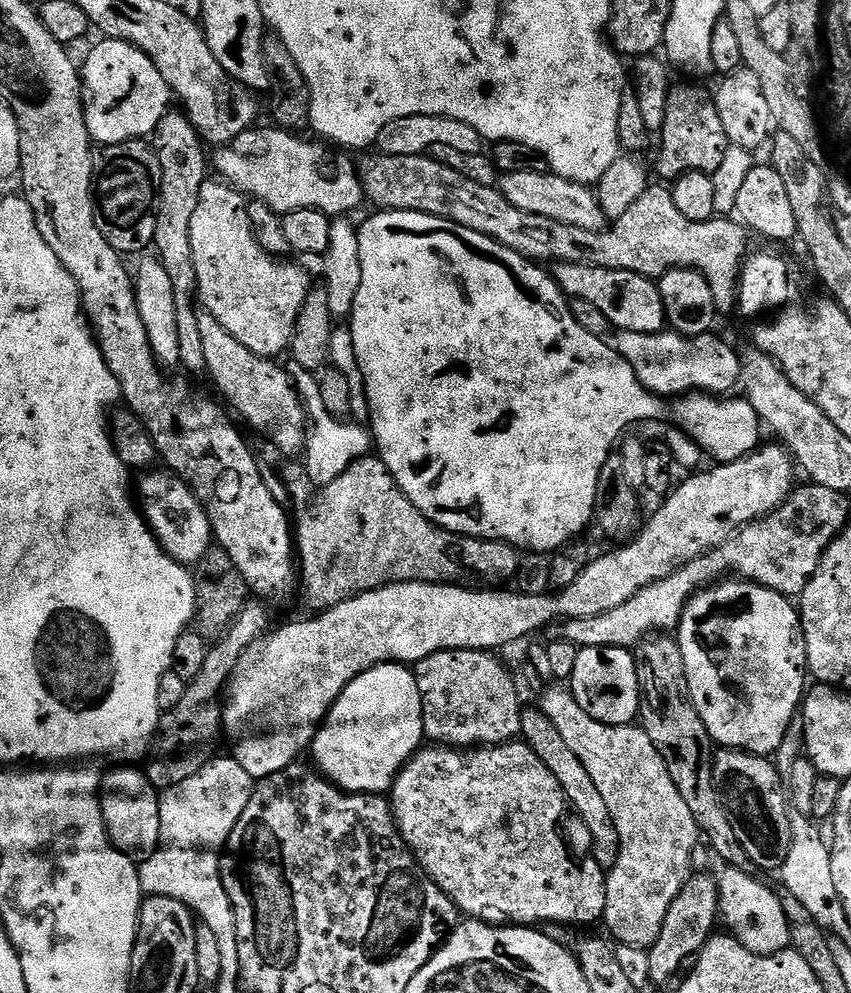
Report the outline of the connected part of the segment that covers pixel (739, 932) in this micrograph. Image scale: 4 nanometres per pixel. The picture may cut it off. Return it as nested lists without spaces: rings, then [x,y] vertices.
[[[725,867],[724,873],[718,876],[720,890],[720,916],[728,923],[727,931],[736,937],[746,950],[759,956],[773,956],[779,952],[789,951],[792,939],[790,926],[786,922],[784,901],[775,896],[766,885],[751,872],[737,868]]]

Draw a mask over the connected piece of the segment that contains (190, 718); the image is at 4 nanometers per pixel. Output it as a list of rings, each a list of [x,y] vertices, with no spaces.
[[[260,602],[245,604],[231,628],[209,647],[206,662],[202,662],[202,670],[195,680],[185,687],[182,702],[161,715],[158,735],[154,740],[155,751],[160,753],[156,761],[146,768],[153,788],[163,790],[173,788],[178,782],[186,782],[186,778],[198,774],[198,770],[217,755],[216,743],[222,740],[222,697],[228,687],[228,679],[242,654],[270,628],[268,612],[263,607],[267,608]]]

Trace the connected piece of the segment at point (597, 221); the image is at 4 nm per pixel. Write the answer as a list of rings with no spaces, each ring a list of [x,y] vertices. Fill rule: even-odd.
[[[551,170],[540,171],[505,172],[499,177],[498,190],[506,202],[510,202],[510,206],[518,206],[518,210],[526,210],[526,214],[538,214],[559,224],[591,232],[605,231],[605,214],[600,208],[600,201],[596,199],[595,191],[589,185],[567,180]]]

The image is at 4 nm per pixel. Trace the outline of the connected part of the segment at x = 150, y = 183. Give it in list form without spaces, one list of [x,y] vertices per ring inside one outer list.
[[[143,139],[127,140],[99,149],[94,160],[94,211],[98,230],[116,252],[140,252],[154,238],[154,205],[158,191],[154,179],[154,152]]]

